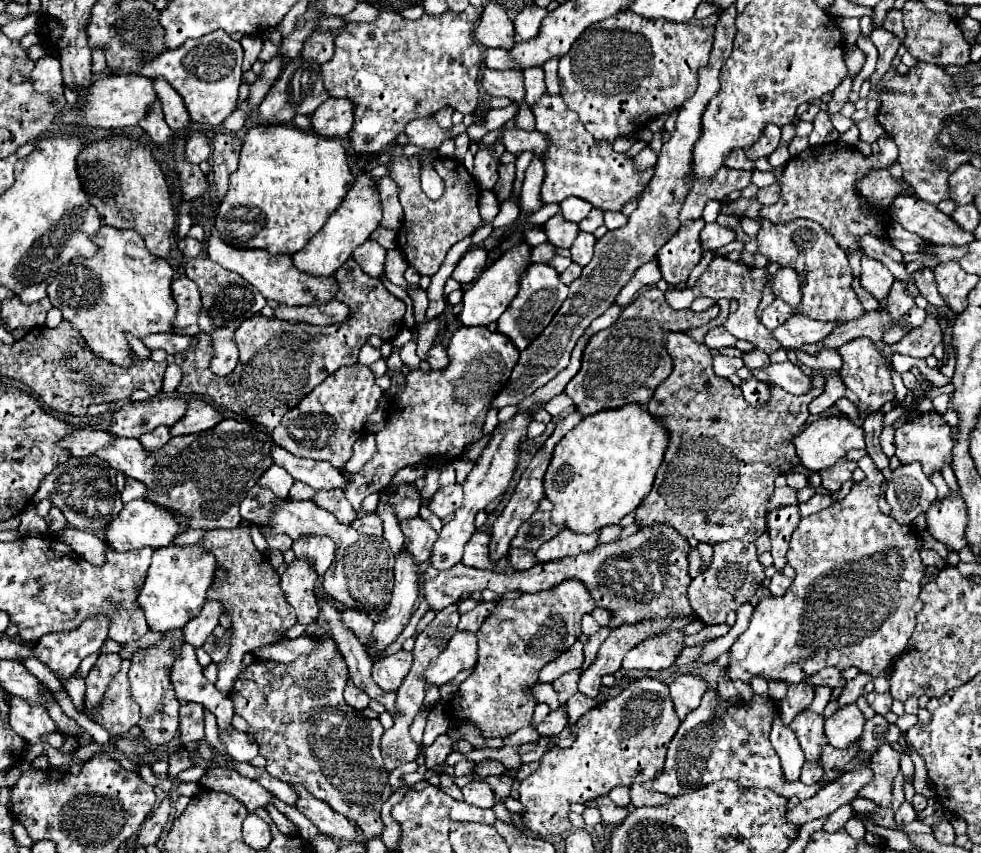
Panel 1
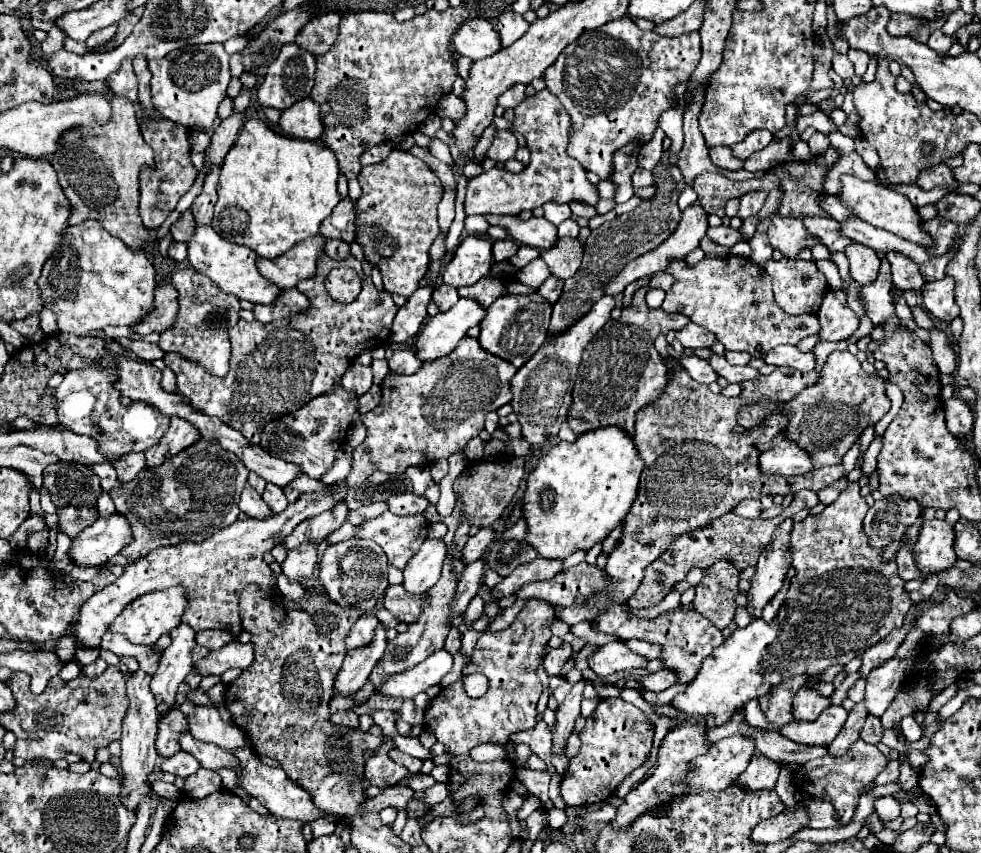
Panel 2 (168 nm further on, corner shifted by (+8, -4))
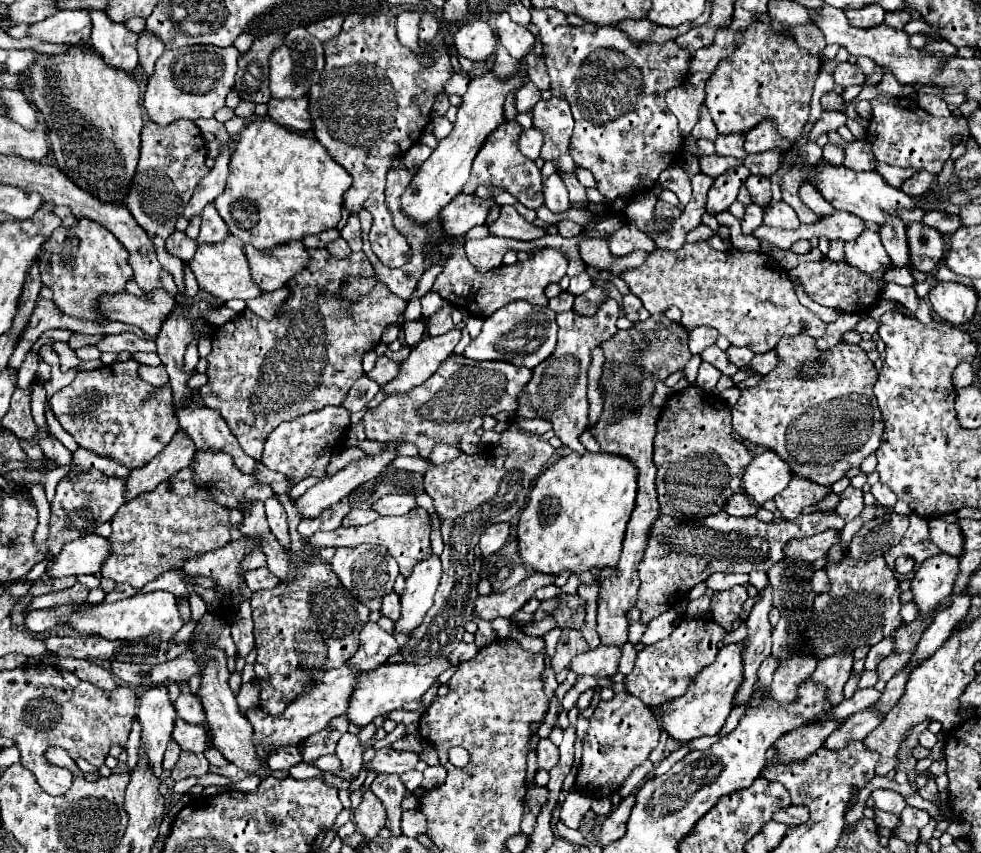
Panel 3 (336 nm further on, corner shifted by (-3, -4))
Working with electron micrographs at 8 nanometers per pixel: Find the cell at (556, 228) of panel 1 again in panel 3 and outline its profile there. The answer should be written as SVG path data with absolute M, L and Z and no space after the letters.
M503 206L501 216L489 226L493 236L501 238L515 238L515 240L537 240L547 236L547 228L535 226L527 222L513 206Z

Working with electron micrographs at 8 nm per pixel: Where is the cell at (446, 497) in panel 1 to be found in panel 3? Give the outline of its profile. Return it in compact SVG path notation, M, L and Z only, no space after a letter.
M393 494L393 496L383 496L381 500L377 500L373 504L373 508L381 514L381 516L393 516L393 514L407 514L409 510L413 510L417 506L415 502L415 496L411 494L405 494L405 496L399 496L399 494Z

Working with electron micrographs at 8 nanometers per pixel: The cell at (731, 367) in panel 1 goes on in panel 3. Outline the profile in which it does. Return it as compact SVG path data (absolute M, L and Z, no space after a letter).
M701 362L699 374L697 374L697 386L701 386L703 390L711 392L715 388L715 384L717 384L719 378L721 378L721 372L715 366L711 366L707 362Z

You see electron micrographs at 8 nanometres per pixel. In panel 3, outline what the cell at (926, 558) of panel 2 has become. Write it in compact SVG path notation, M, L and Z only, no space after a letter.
M943 552L927 558L911 580L913 602L919 606L919 614L931 614L939 602L951 596L957 576L959 558Z

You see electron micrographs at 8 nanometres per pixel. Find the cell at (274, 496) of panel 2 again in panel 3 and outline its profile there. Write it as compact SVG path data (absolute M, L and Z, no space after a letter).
M277 496L269 498L265 502L265 514L269 520L269 528L275 534L275 538L279 540L279 544L283 544L283 548L289 548L289 534L287 534L287 512L283 508L283 504L279 502Z

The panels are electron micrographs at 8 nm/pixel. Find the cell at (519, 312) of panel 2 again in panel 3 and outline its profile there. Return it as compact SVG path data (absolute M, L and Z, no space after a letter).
M523 300L511 302L485 318L481 334L475 340L471 340L463 356L473 360L503 360L515 366L535 368L539 362L549 358L555 348L557 342L555 316L557 312L549 310L547 306L533 306Z

